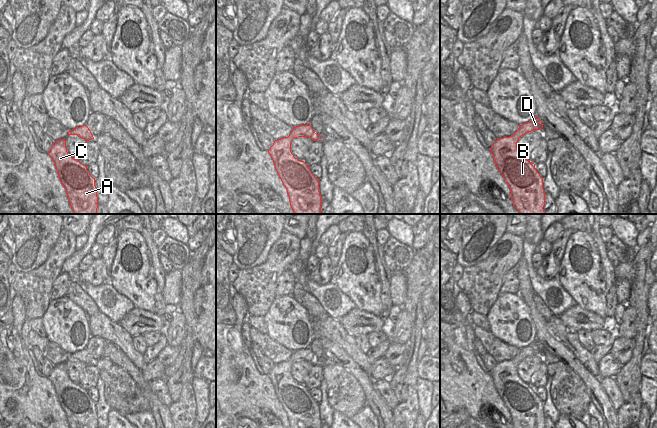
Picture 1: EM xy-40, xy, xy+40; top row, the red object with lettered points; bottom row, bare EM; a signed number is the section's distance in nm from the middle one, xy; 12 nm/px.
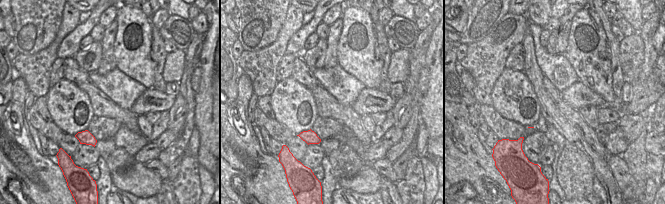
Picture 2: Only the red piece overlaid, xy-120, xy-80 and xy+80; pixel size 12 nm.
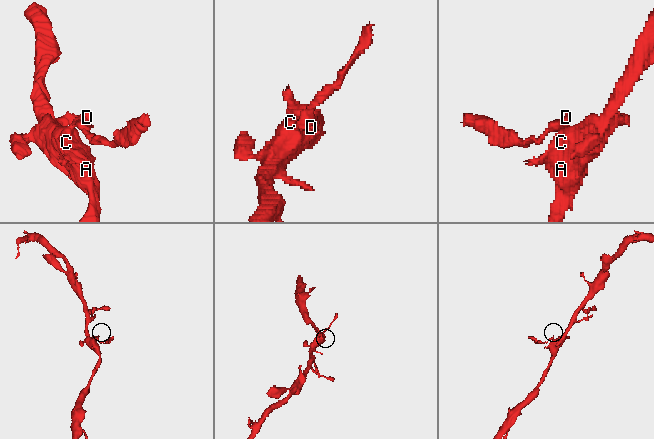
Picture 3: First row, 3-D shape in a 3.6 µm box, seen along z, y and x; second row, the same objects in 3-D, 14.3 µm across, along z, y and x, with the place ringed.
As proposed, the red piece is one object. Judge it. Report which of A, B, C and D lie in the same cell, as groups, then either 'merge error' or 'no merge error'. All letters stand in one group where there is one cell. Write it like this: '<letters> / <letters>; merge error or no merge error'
A B C / D; merge error

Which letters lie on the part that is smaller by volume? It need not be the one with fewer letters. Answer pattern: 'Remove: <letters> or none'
Remove: D

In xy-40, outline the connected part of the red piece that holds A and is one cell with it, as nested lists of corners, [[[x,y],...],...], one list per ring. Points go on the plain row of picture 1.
[[[65,363],[55,365],[48,378],[70,428],[99,428],[95,402],[90,399],[87,390],[68,378]]]

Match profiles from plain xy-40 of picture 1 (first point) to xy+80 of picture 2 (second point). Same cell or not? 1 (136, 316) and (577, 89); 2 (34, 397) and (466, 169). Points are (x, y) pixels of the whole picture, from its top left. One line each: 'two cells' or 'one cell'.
1: one cell
2: one cell

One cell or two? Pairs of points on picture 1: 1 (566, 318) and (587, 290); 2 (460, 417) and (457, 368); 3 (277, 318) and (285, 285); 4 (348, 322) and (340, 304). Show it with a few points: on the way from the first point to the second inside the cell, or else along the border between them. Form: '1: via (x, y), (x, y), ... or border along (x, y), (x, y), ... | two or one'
1: border along (576, 303), (598, 315) | two
2: border along (450, 411), (456, 408), (463, 408), (469, 416) | two
3: border along (291, 294), (275, 297) | two
4: border along (355, 307), (350, 309), (339, 320) | two

